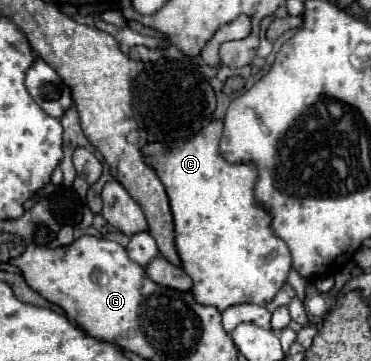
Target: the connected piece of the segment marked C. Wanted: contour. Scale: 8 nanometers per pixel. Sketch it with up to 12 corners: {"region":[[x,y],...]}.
{"region":[[223,124],[143,148],[199,304],[267,304],[291,270]]}

